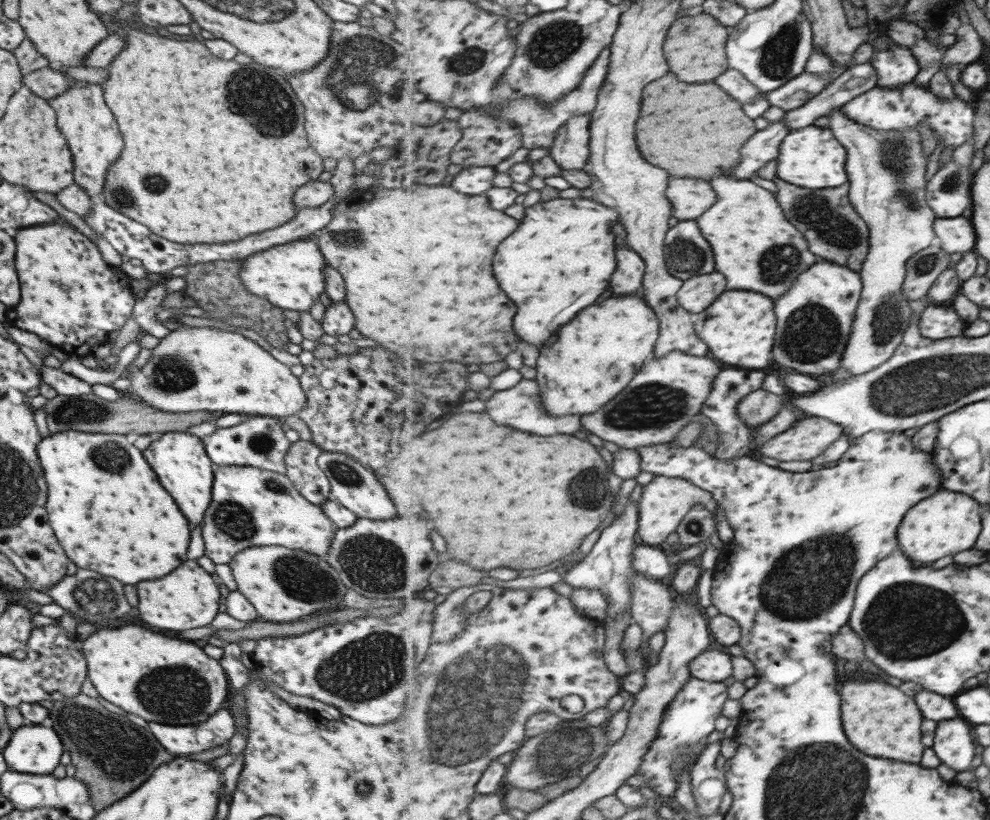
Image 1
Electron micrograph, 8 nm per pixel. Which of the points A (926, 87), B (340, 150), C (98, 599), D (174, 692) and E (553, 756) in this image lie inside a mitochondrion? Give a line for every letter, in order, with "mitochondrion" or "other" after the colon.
A: other
B: other
C: mitochondrion
D: mitochondrion
E: mitochondrion

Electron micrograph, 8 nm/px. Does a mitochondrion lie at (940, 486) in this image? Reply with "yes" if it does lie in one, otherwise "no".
no

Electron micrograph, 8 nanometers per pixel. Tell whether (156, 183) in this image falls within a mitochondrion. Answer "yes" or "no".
yes

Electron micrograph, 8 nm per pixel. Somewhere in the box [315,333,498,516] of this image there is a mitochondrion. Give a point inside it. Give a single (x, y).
(343, 472)

